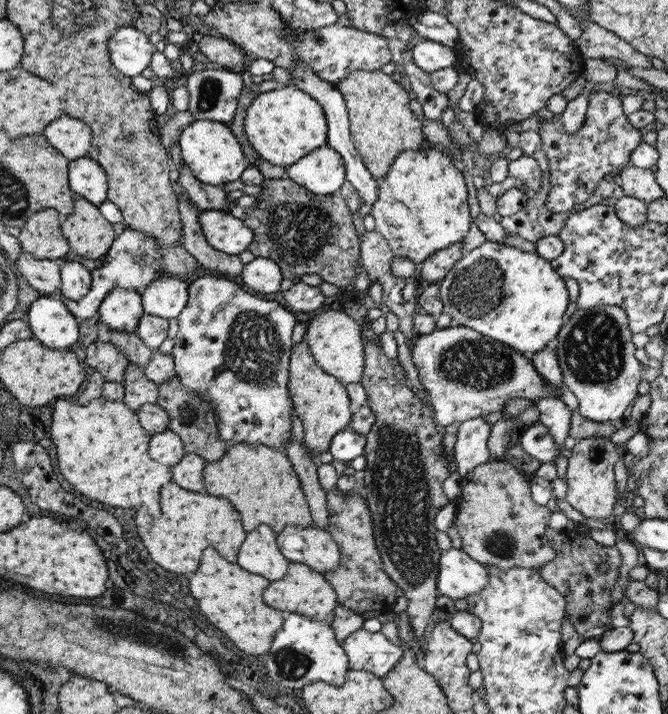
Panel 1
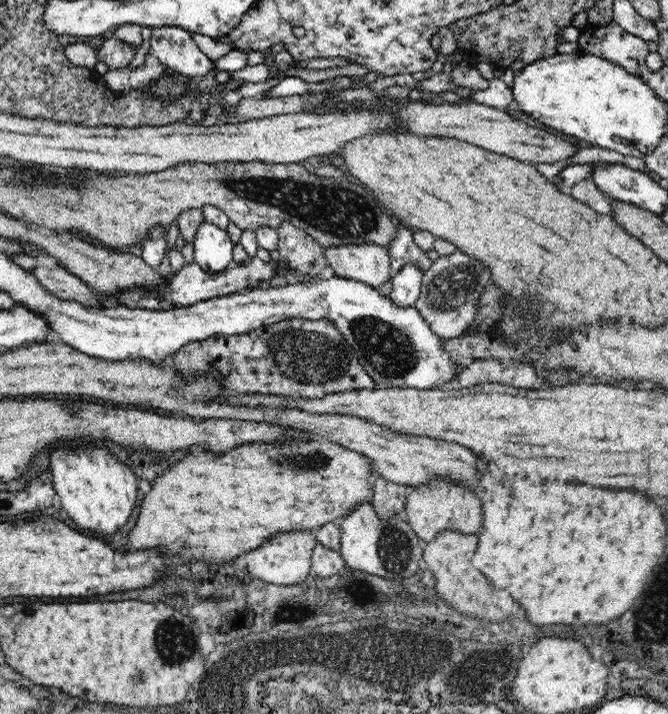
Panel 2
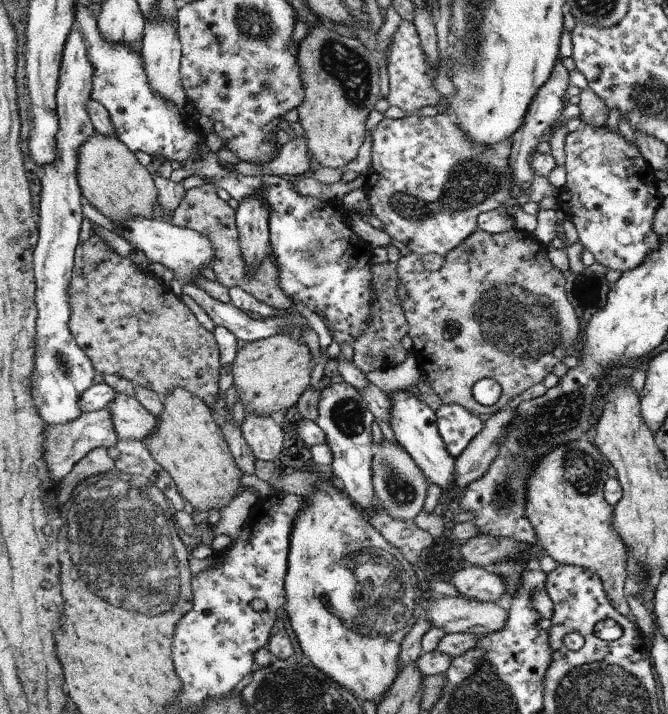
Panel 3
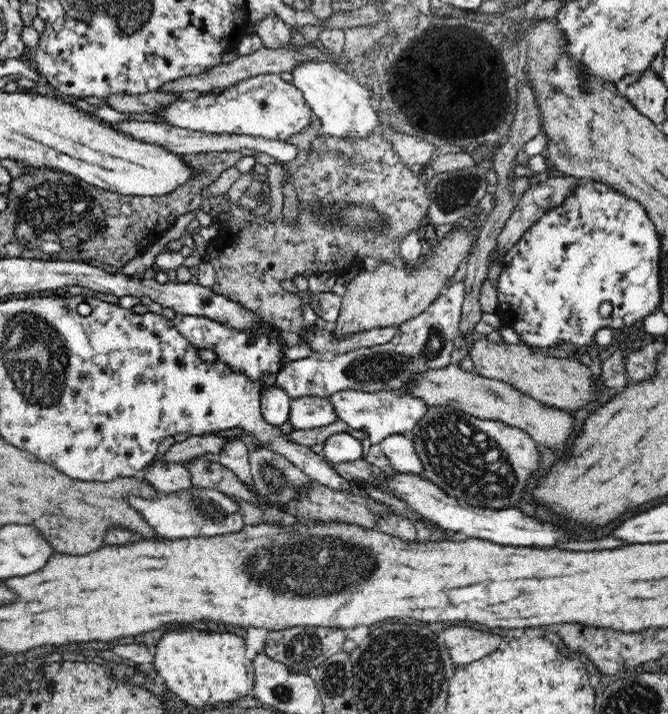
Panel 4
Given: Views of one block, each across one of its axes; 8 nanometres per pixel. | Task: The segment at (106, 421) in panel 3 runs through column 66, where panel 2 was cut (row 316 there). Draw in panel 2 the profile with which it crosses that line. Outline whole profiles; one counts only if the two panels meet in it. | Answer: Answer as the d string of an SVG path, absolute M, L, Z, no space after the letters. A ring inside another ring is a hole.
M462 252L441 256L423 274L421 293L416 301L416 310L426 319L432 332L442 339L461 336L464 328L474 320L478 310L478 296L484 286L492 283L488 267Z

